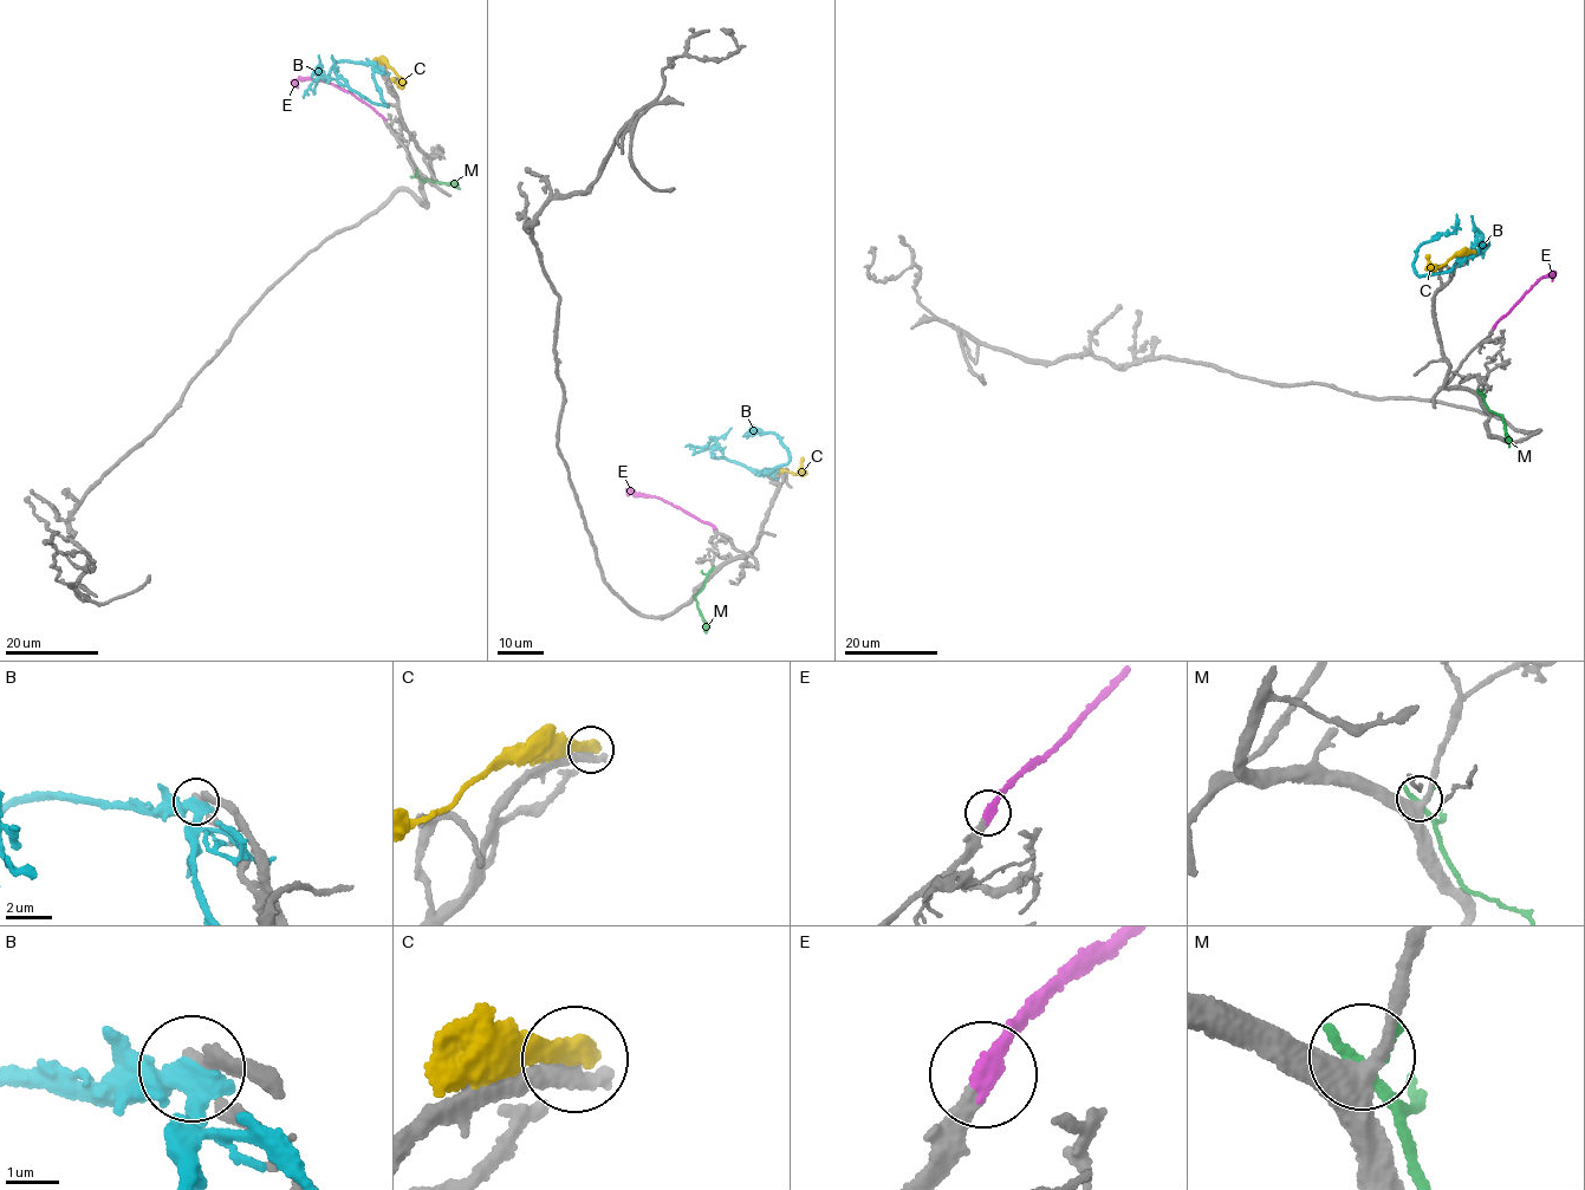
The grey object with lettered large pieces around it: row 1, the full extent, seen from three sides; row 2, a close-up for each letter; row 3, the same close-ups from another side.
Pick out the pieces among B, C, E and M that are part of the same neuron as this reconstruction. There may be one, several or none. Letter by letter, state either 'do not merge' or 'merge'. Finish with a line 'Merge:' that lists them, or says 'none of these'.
B: do not merge
C: do not merge
E: merge
M: do not merge
Merge: E

